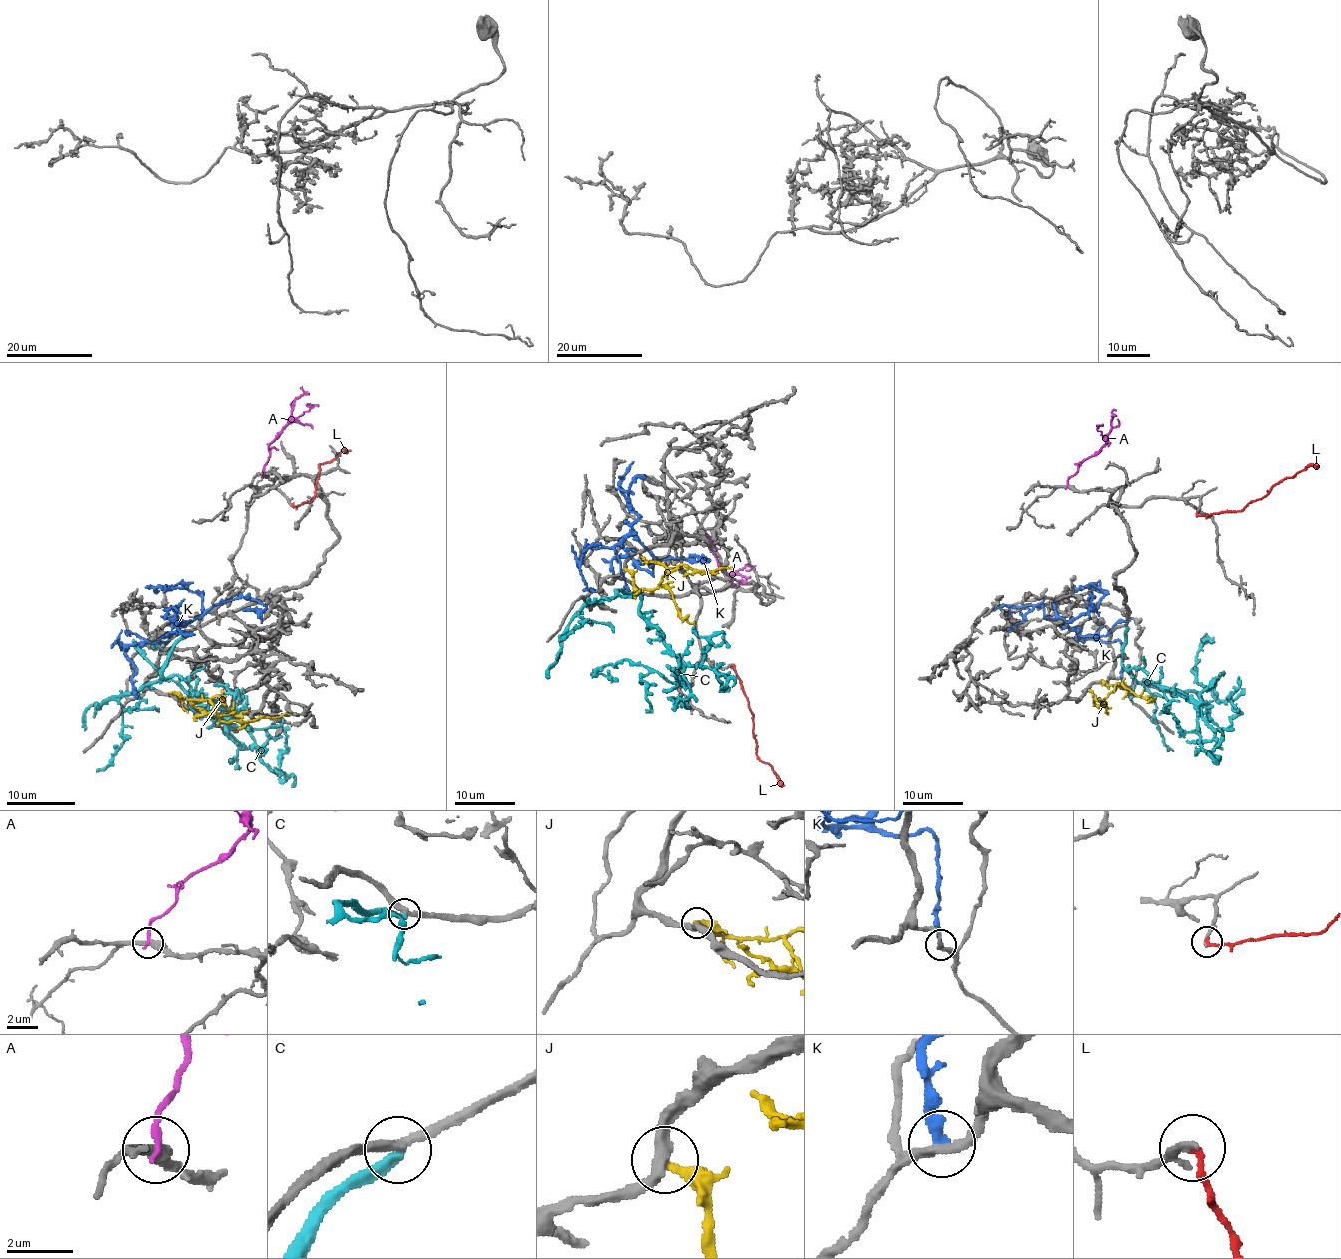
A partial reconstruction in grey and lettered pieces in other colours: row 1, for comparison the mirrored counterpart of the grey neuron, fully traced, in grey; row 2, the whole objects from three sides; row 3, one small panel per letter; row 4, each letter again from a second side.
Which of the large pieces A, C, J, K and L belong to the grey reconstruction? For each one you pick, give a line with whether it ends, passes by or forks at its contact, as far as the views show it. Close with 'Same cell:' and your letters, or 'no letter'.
Same cell: no letter

